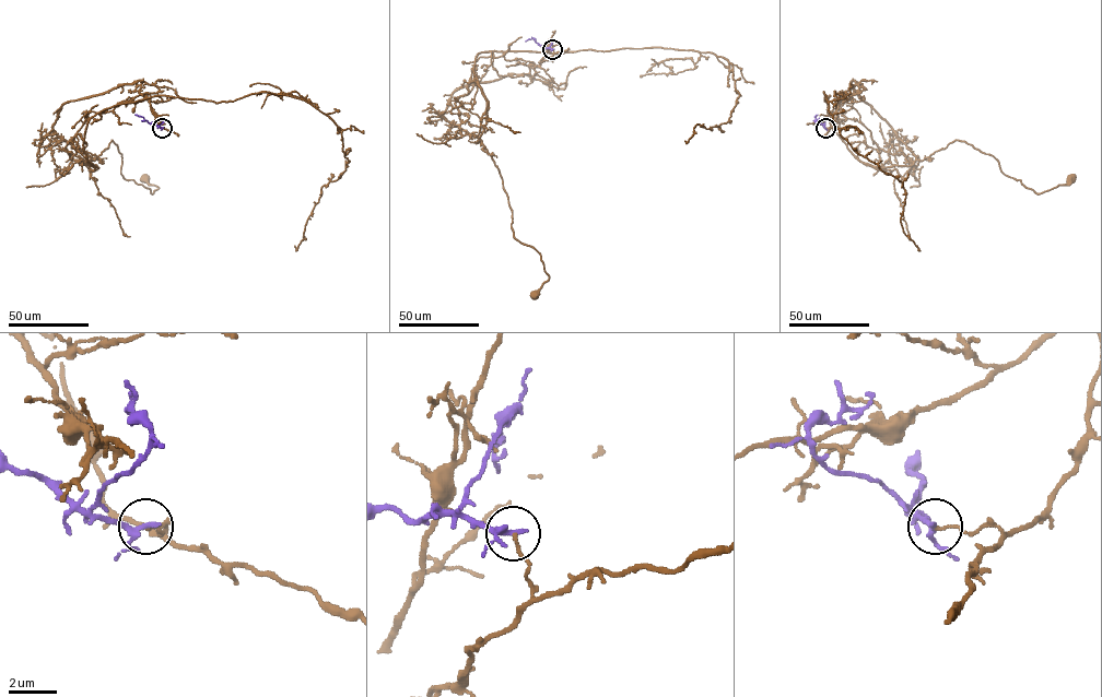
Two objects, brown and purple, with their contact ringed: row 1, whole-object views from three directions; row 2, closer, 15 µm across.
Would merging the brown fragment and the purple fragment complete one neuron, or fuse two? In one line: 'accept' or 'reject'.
reject

